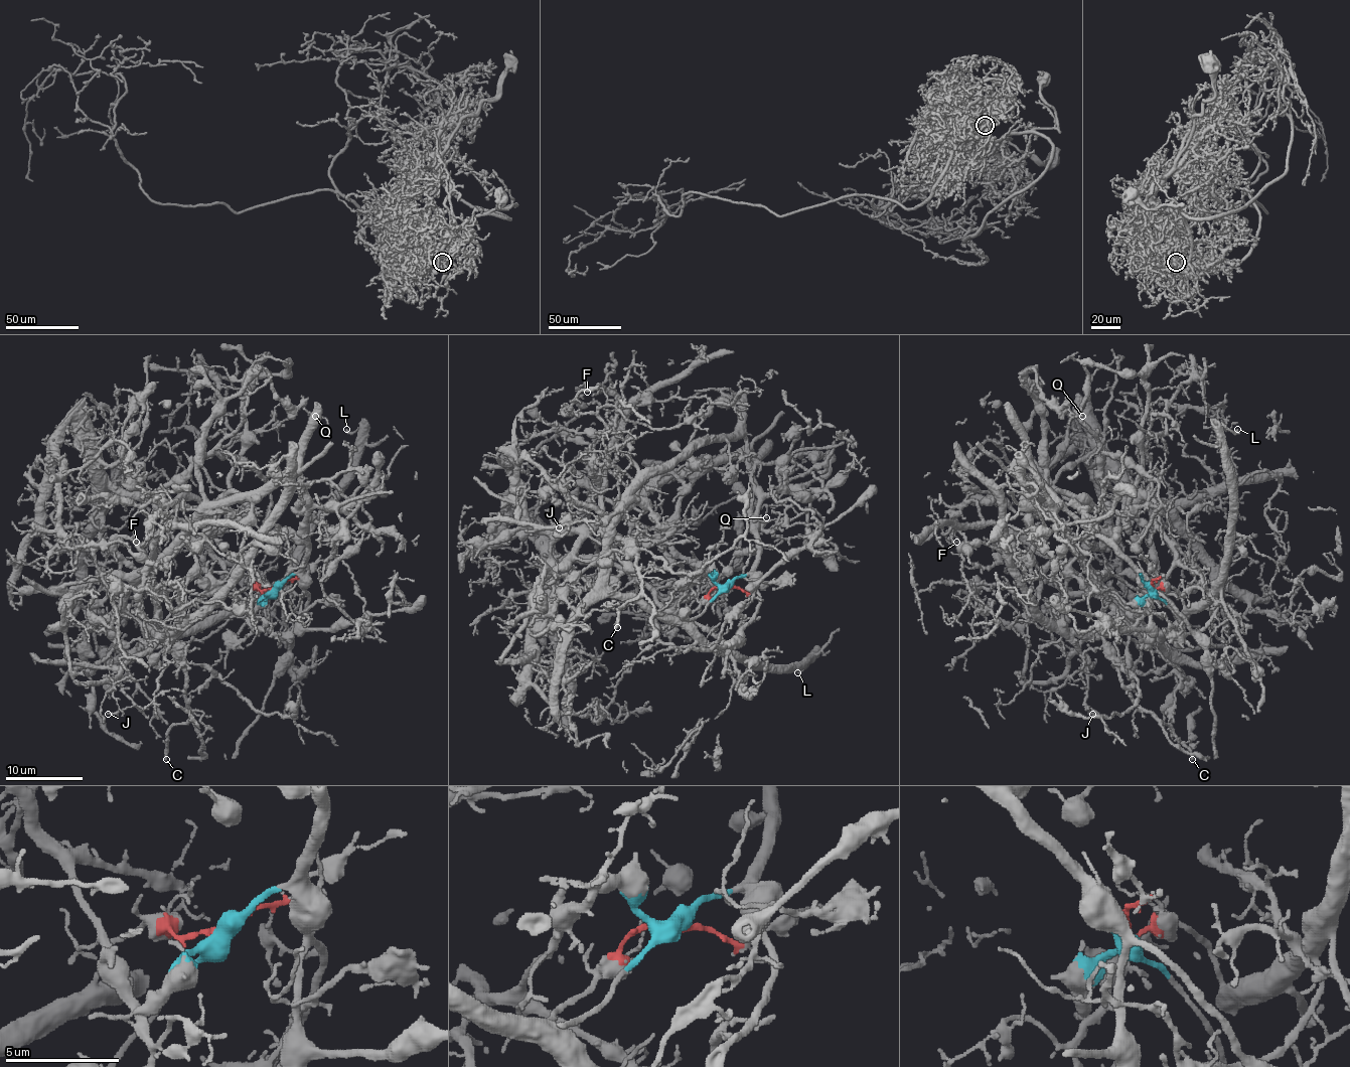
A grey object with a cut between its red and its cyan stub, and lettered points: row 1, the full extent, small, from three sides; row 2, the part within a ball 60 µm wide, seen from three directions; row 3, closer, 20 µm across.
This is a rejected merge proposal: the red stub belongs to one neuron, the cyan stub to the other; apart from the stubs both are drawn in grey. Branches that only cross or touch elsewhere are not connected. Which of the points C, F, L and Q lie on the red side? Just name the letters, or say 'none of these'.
C, F, L

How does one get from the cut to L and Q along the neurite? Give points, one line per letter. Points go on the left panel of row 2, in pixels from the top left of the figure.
L: (275, 586), (246, 586), (233, 603), (248, 605), (284, 577), (349, 465), (359, 434), (346, 429)
Q: (275, 586), (305, 556), (296, 461), (217, 501), (198, 467), (209, 421), (258, 369), (315, 415)

